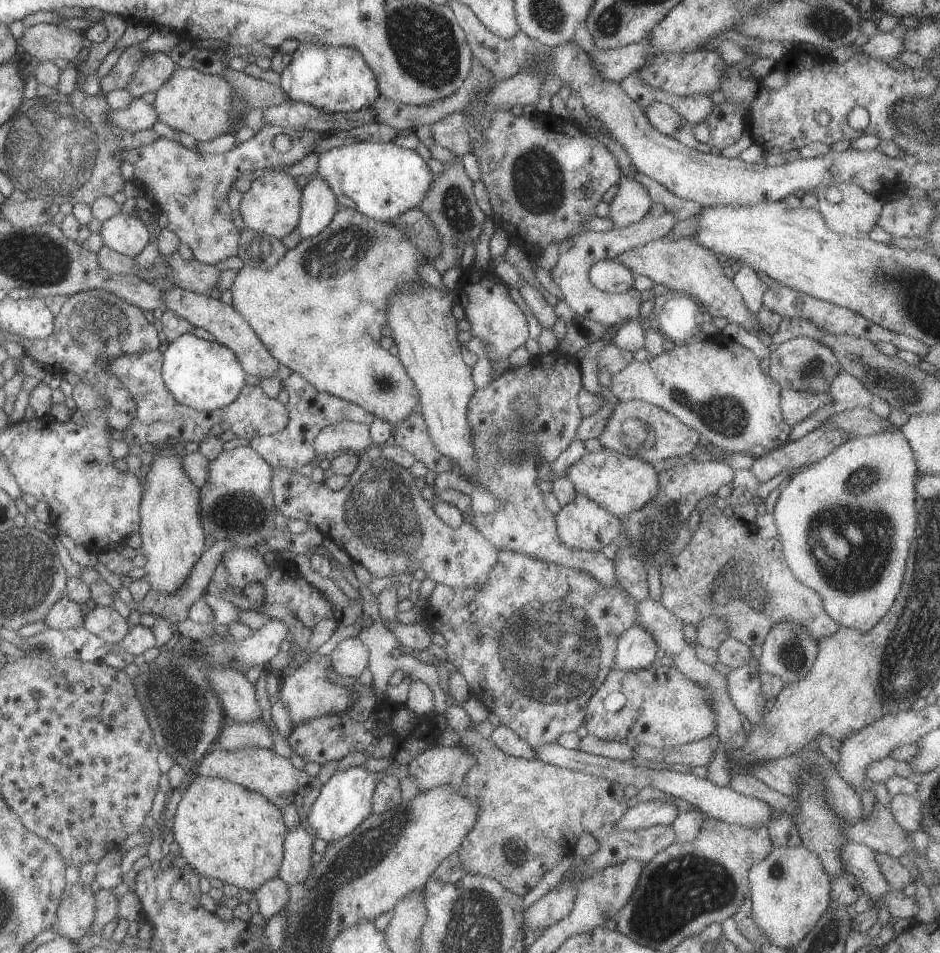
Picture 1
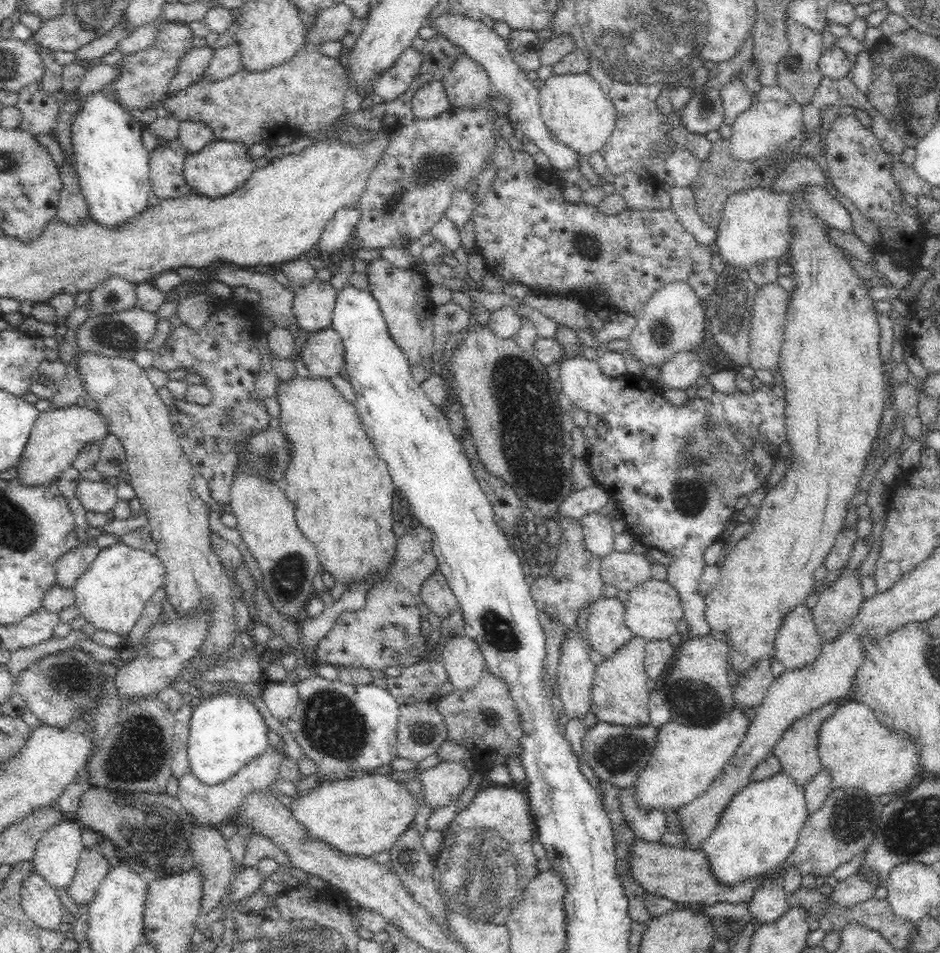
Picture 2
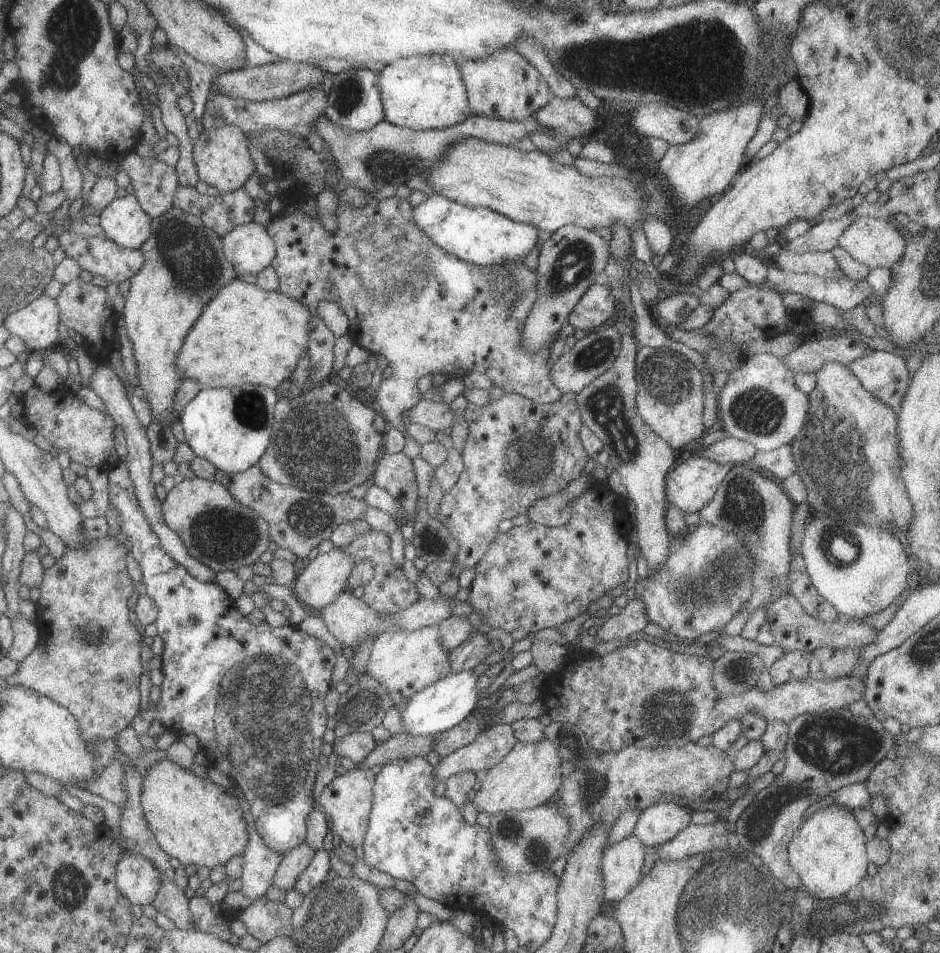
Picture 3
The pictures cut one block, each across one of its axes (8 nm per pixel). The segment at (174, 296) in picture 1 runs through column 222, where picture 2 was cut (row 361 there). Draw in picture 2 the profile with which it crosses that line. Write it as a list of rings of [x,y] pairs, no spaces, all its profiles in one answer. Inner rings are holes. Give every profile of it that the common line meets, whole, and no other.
[[[332,325],[307,335],[301,348],[301,360],[312,377],[338,376],[344,368],[344,343]]]

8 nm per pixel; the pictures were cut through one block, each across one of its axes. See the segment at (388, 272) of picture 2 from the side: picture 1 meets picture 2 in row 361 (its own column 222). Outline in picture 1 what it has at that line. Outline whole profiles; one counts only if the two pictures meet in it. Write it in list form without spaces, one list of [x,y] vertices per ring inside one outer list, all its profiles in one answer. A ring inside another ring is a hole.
[[[159,349],[140,354],[113,357],[108,368],[130,391],[136,402],[136,415],[123,431],[122,441],[128,446],[136,444],[168,444],[177,442],[202,442],[204,438],[219,437],[224,431],[230,430],[238,437],[252,440],[253,438],[280,432],[288,422],[288,409],[278,399],[268,398],[260,385],[244,385],[238,398],[224,408],[212,412],[198,412],[182,406],[162,378],[163,353]]]

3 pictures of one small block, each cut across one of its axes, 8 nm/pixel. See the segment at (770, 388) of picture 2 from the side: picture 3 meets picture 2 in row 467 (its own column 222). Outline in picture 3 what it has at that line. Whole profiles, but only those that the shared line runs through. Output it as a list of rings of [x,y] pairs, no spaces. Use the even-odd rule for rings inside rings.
[[[124,462],[109,469],[109,500],[122,515],[121,531],[129,536],[132,544],[130,552],[142,567],[141,582],[146,586],[146,594],[158,606],[154,624],[165,643],[161,655],[164,676],[160,684],[162,697],[157,704],[151,702],[146,712],[140,712],[131,726],[142,736],[147,734],[147,725],[158,720],[178,736],[196,735],[202,751],[200,759],[208,766],[225,772],[244,792],[245,800],[252,806],[250,812],[256,821],[258,835],[266,847],[282,856],[288,855],[307,841],[307,819],[316,808],[313,791],[321,768],[321,747],[329,718],[325,698],[331,689],[338,654],[324,641],[296,630],[296,627],[273,628],[266,621],[252,624],[216,582],[193,578],[188,570],[170,558],[140,509],[135,485]]]

